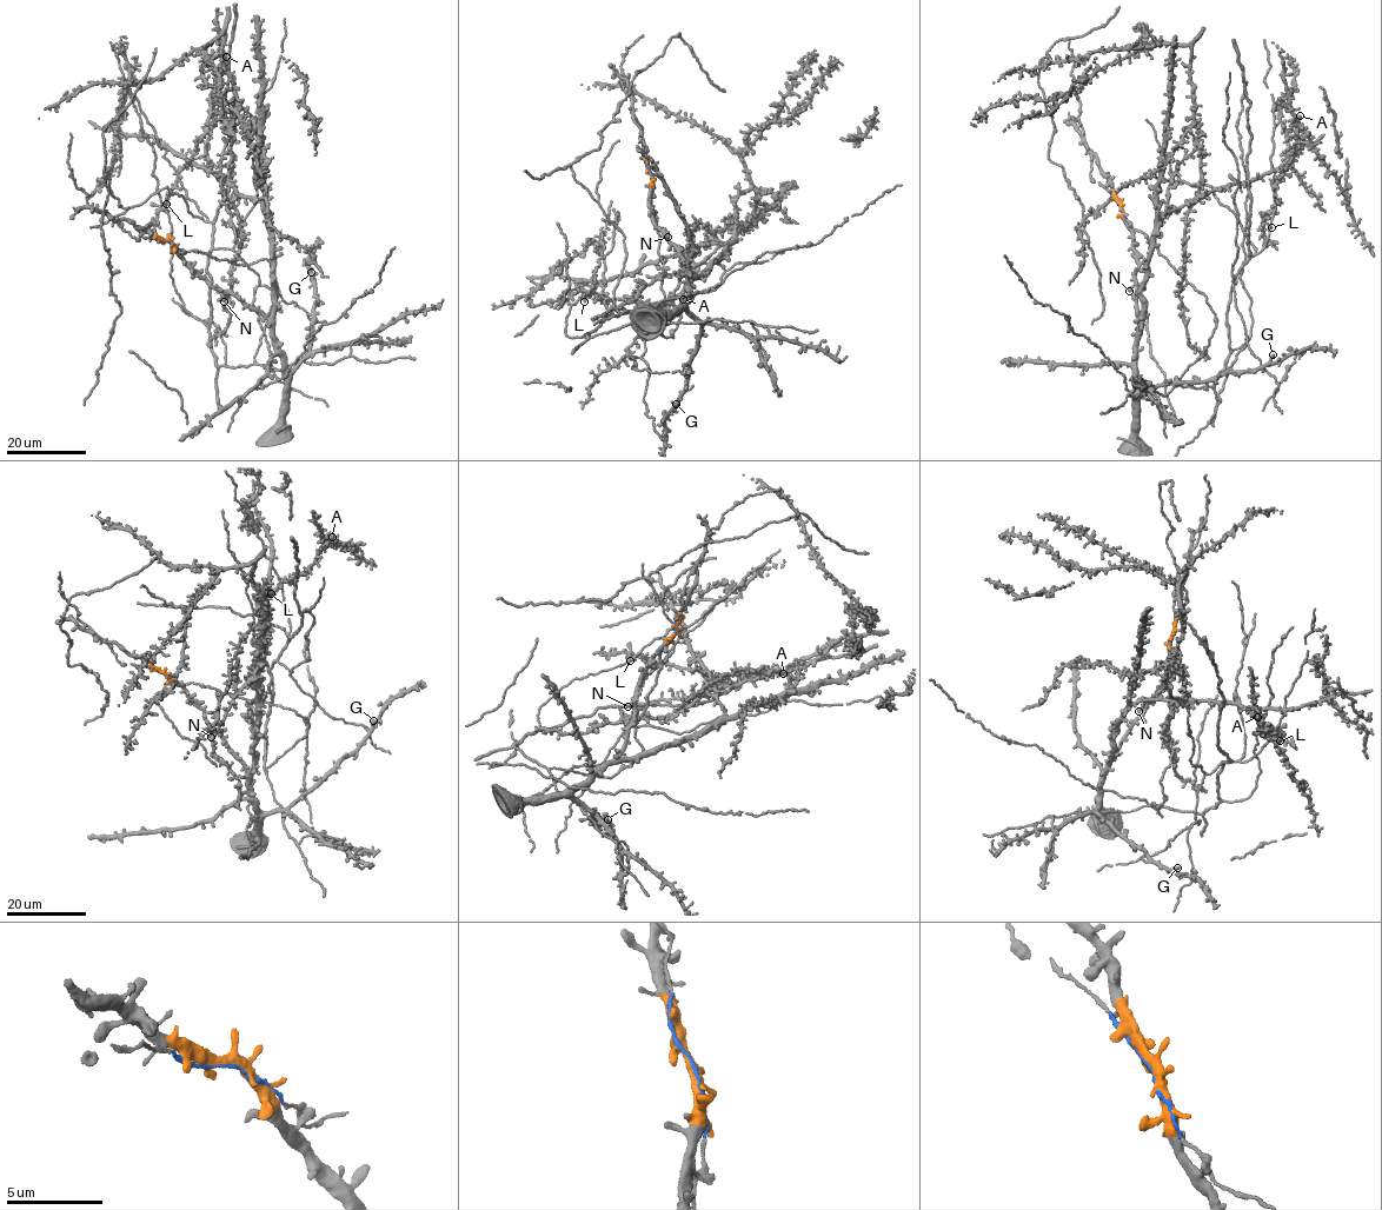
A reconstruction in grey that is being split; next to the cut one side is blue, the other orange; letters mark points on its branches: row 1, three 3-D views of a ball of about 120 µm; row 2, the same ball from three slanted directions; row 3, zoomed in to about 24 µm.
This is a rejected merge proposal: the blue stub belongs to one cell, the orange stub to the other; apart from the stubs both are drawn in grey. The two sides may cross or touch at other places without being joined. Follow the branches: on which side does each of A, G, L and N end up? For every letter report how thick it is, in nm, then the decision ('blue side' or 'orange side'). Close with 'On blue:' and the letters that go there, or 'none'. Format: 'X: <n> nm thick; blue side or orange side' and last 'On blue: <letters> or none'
A: 360 nm thick; blue side
G: 480 nm thick; orange side
L: 280 nm thick; blue side
N: 460 nm thick; orange side
On blue: A, L

